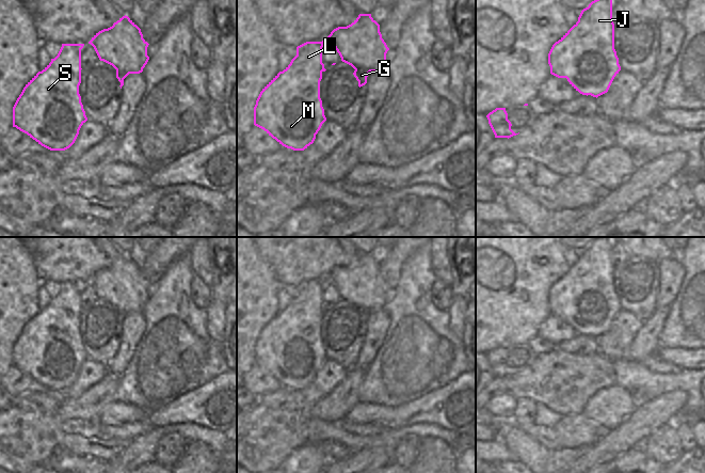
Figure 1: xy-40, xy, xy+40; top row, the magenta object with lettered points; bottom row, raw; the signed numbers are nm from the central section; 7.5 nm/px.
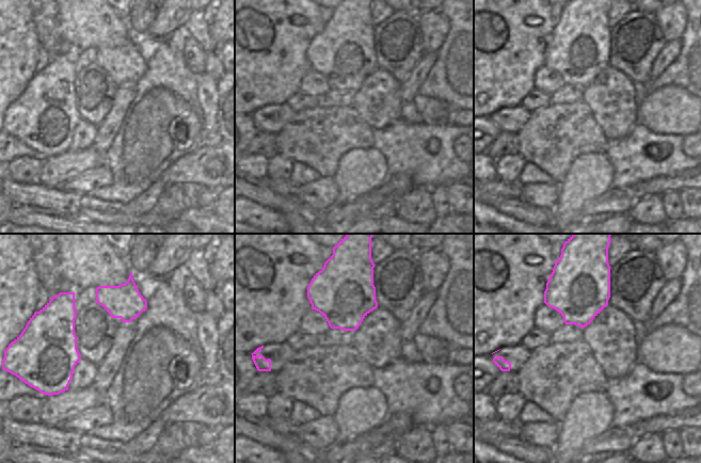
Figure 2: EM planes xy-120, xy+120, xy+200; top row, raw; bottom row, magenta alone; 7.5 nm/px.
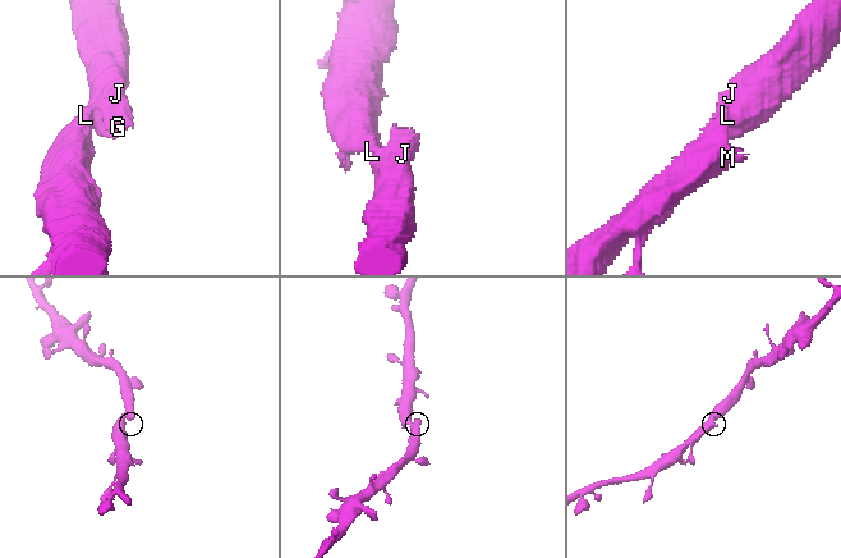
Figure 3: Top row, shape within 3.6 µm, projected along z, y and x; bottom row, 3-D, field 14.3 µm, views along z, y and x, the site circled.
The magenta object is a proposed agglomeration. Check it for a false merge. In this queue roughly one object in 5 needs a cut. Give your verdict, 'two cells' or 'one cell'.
one cell

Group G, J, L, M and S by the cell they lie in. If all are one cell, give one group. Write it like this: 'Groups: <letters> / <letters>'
Groups: G J L M S.

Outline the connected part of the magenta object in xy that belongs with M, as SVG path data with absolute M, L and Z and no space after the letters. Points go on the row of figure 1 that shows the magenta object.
M359 14L351 25L334 29L322 42L306 42L297 47L297 56L262 89L254 107L254 125L293 151L304 151L313 144L326 121L320 98L320 81L322 73L326 70L322 63L324 44L334 46L341 61L355 69L353 75L359 88L367 83L370 72L382 72L389 50L382 38L380 25L371 14Z

